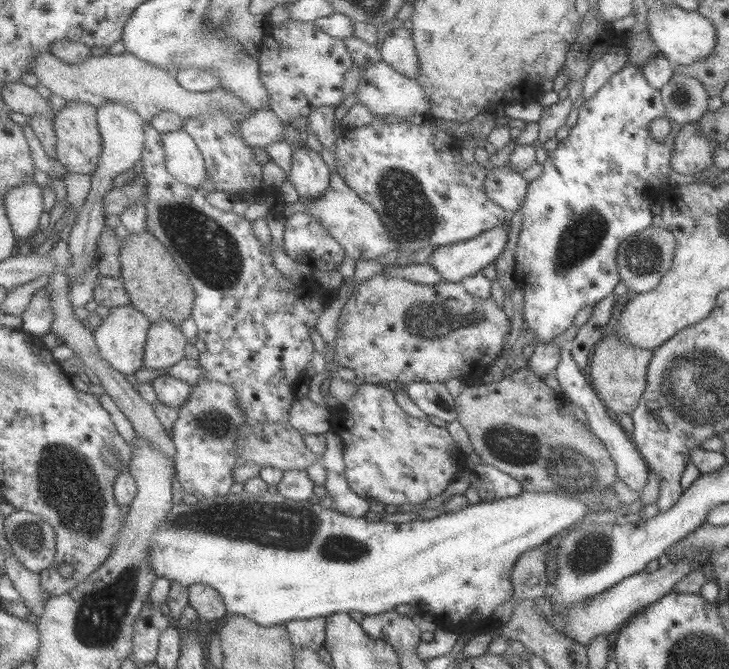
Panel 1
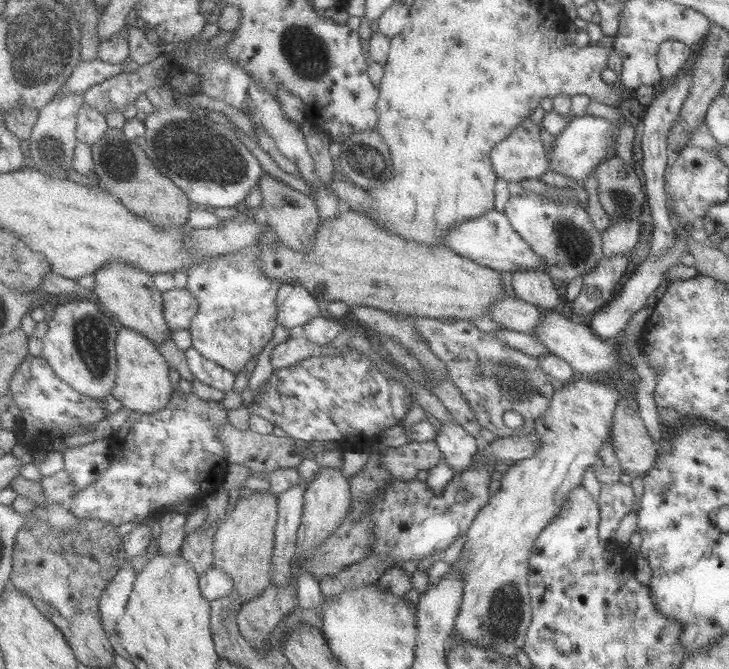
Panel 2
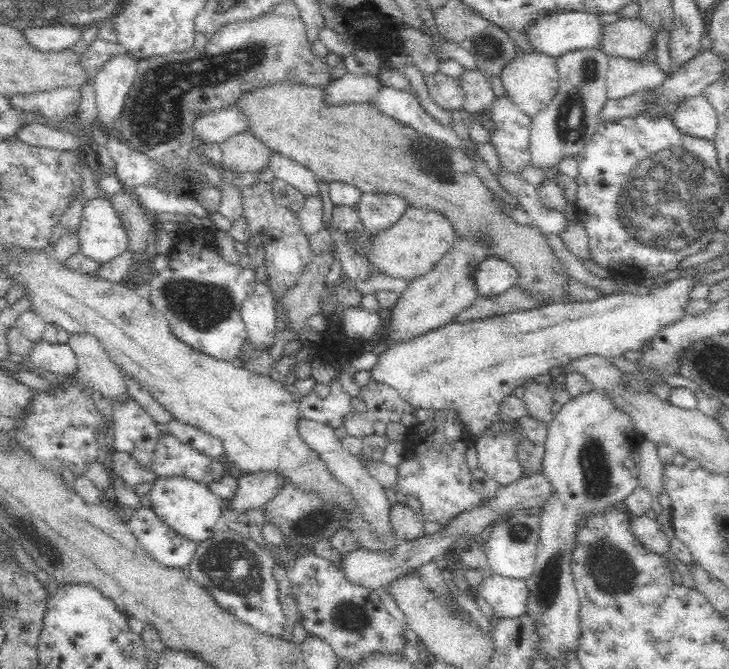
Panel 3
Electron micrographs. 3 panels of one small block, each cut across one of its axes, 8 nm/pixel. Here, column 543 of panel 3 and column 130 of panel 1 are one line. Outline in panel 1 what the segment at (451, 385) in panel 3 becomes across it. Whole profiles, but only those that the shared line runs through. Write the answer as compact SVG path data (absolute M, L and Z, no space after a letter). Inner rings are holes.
M132 305L110 310L105 320L92 332L100 353L118 372L134 375L139 368L145 367L148 333L152 323L149 318Z

